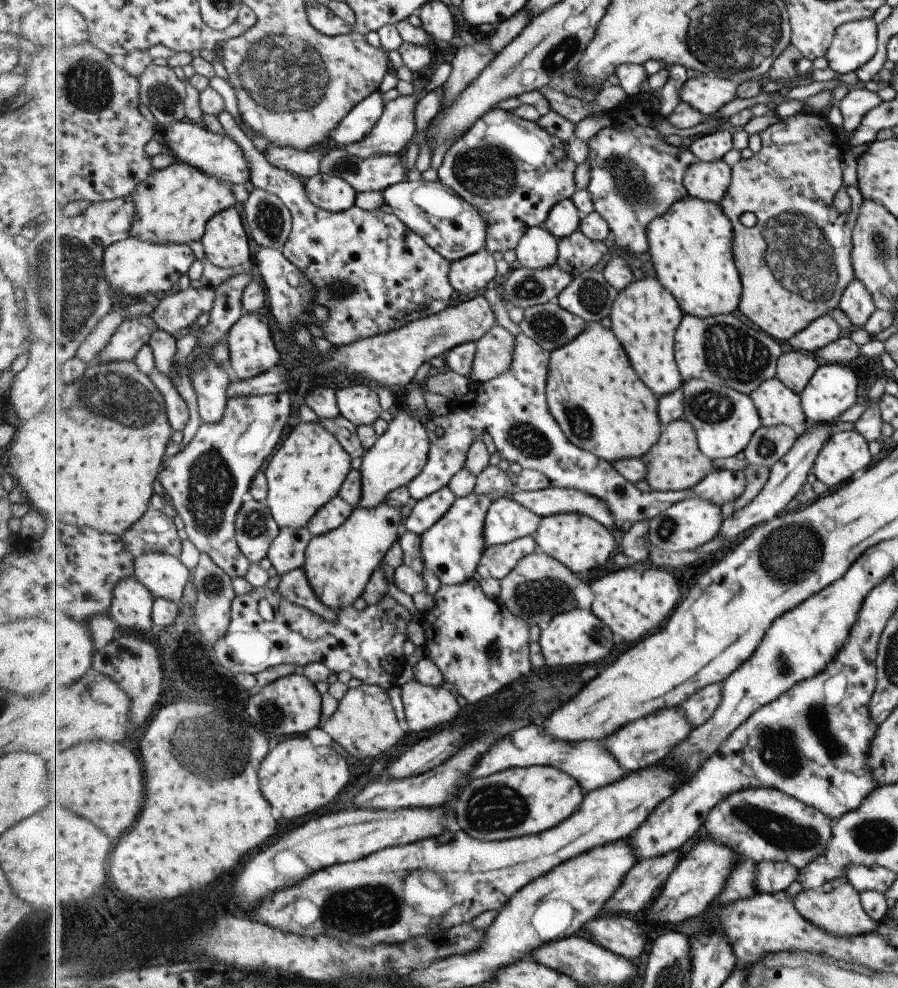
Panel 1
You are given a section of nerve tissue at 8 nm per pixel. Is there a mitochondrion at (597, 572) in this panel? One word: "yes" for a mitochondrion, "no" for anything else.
no

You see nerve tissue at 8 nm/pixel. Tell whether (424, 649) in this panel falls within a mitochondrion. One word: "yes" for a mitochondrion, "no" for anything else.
no

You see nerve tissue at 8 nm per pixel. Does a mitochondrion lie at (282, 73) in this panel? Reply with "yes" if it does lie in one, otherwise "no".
yes

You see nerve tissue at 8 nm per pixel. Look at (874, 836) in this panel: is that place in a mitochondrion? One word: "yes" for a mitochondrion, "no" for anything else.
yes

